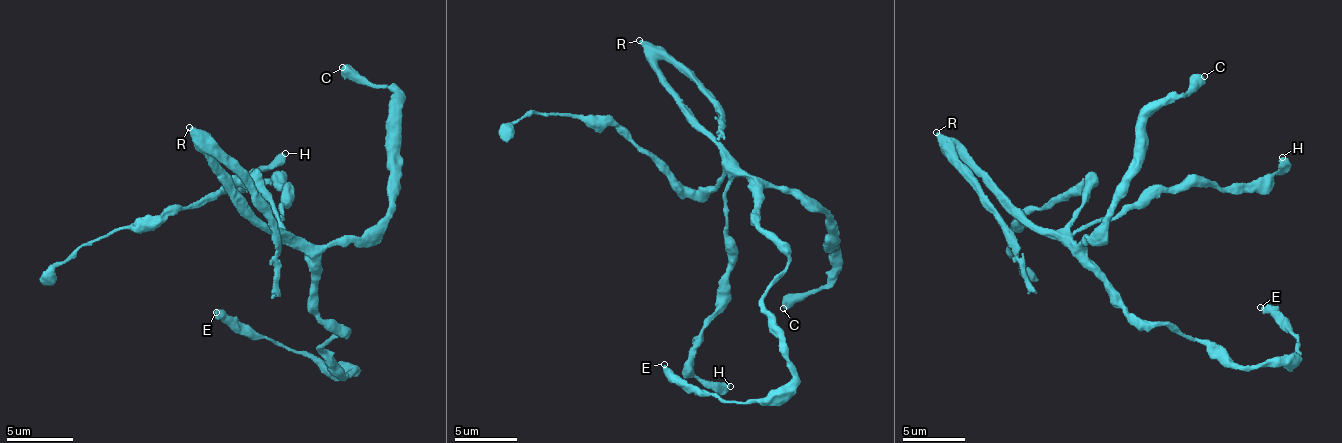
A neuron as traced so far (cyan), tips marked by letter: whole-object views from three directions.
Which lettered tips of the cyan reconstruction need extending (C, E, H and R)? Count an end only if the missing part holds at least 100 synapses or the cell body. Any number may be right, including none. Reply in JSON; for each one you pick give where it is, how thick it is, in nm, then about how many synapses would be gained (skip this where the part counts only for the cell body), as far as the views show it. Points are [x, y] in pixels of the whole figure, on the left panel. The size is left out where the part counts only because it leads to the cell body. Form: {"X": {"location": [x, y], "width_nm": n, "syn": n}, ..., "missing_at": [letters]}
{"R": {"location": [189, 127], "width_nm": 480, "syn": 250}, "missing_at": ["R"]}

